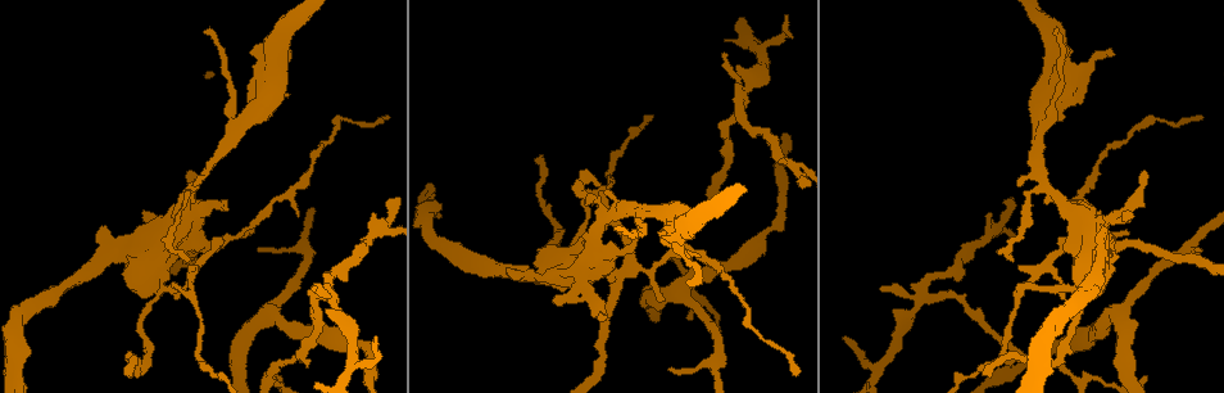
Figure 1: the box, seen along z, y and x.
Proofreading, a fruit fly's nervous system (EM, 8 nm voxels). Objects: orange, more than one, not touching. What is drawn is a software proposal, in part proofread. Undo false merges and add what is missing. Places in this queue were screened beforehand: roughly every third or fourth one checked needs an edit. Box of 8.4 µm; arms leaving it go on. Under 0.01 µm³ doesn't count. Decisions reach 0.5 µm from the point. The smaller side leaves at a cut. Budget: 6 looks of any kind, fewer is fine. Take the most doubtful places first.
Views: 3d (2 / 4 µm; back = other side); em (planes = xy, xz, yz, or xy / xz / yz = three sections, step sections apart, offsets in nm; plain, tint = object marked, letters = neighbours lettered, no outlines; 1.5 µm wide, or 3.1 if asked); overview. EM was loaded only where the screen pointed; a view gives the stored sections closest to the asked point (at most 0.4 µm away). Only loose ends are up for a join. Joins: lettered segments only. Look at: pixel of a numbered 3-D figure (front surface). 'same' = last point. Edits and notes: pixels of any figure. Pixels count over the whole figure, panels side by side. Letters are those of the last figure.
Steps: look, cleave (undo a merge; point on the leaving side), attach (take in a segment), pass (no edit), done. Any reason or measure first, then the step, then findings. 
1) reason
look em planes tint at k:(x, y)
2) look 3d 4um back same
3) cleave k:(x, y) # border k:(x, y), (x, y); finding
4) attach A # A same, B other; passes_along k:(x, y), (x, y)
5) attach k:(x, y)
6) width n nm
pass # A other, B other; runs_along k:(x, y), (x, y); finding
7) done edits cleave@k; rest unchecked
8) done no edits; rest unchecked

look em yz step 8 letters at 1:(335, 307)

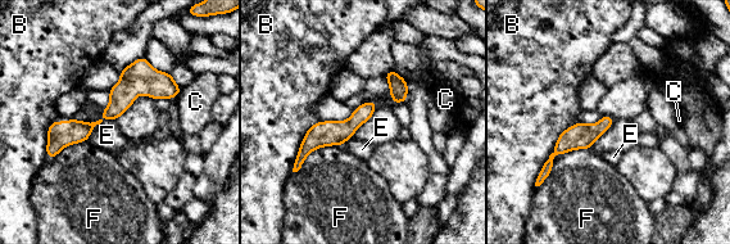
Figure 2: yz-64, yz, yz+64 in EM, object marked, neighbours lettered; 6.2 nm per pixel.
pass # B other, C other, E other, F other; border 2:(116, 118), (104, 118), (87, 139); continuous, no second neuron

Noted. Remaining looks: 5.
thin end
look 3d 4um at 1:(689, 287)

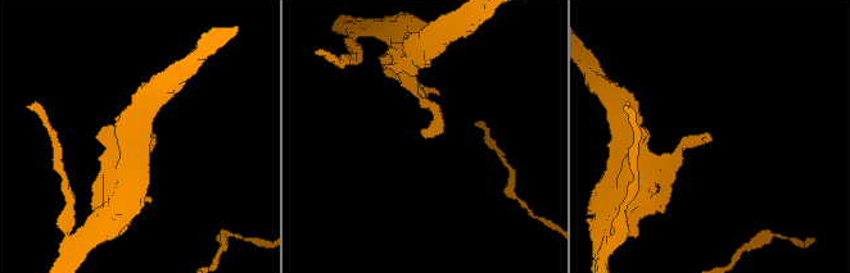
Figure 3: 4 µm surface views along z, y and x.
look em xz step 8 letters at 3:(711, 139)

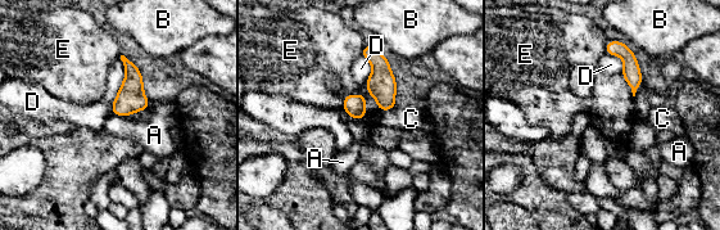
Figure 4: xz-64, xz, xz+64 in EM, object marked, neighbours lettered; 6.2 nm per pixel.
pass # A other, B other, C other, D other, E other; no lettered segment goes on from it

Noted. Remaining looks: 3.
branch stops here
look em planes letters at 1:(689, 317)

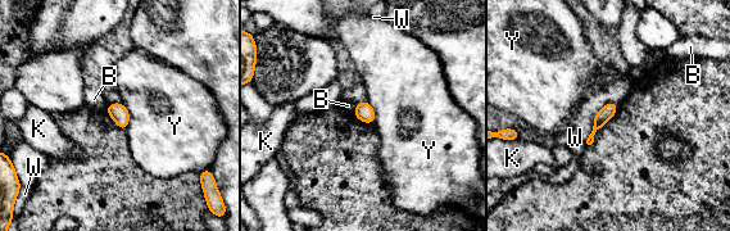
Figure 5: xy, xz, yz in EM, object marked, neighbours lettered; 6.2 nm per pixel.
width 90 nm
pass # B other, K other, W other, Y other; border 5:(108, 105), (105, 111); none of them fits

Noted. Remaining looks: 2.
done no edits; rest unchecked

